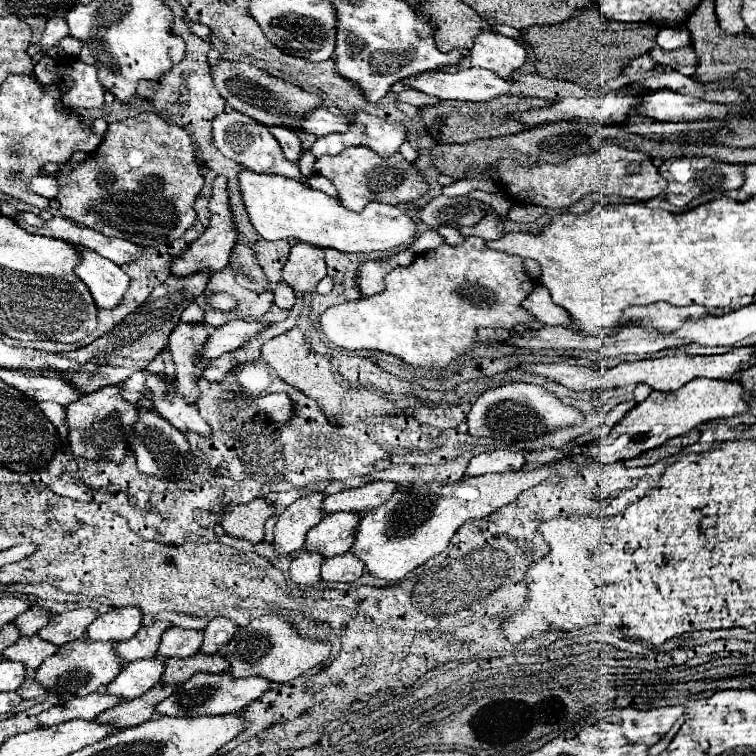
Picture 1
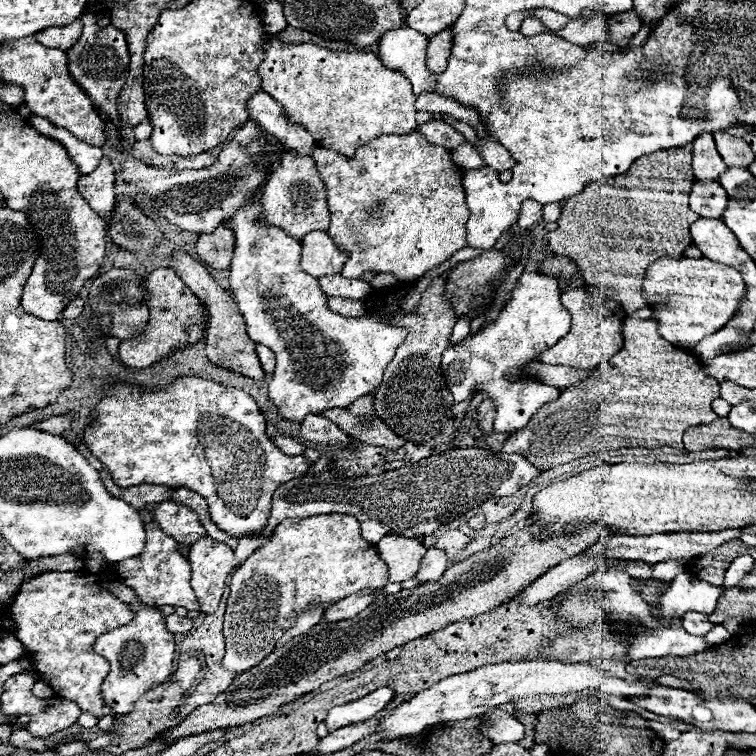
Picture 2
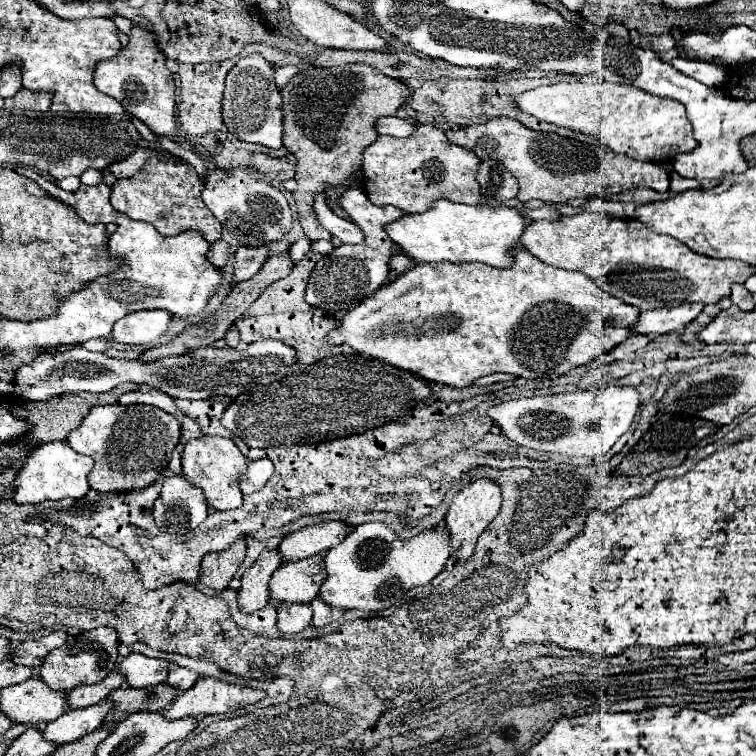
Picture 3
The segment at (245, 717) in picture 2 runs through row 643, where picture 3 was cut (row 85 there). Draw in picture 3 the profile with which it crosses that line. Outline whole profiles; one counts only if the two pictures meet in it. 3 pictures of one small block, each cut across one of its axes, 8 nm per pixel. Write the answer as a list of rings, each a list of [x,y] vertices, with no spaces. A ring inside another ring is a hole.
[[[346,64],[334,68],[310,68],[306,72],[300,72],[288,82],[288,88],[284,88],[280,94],[284,110],[284,146],[298,158],[294,176],[298,188],[294,190],[294,200],[298,206],[300,224],[310,240],[330,240],[332,234],[320,226],[318,216],[314,212],[314,196],[318,192],[328,192],[342,186],[344,182],[352,180],[356,172],[362,170],[362,154],[378,138],[378,118],[396,116],[396,110],[410,100],[412,90],[406,86],[404,80],[390,78],[370,64]]]

